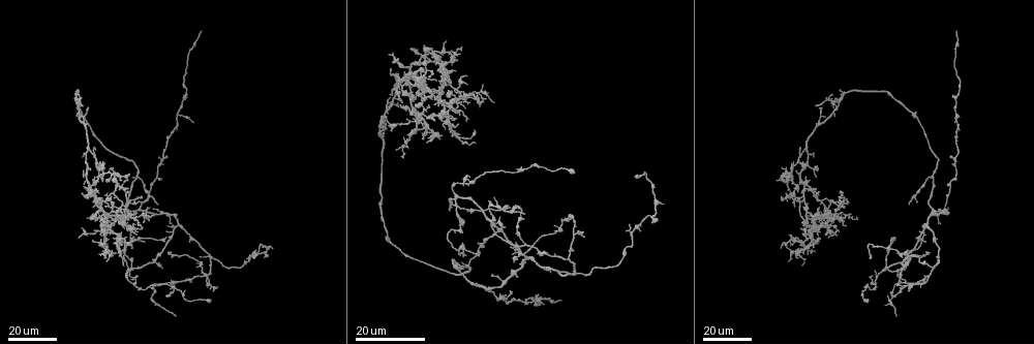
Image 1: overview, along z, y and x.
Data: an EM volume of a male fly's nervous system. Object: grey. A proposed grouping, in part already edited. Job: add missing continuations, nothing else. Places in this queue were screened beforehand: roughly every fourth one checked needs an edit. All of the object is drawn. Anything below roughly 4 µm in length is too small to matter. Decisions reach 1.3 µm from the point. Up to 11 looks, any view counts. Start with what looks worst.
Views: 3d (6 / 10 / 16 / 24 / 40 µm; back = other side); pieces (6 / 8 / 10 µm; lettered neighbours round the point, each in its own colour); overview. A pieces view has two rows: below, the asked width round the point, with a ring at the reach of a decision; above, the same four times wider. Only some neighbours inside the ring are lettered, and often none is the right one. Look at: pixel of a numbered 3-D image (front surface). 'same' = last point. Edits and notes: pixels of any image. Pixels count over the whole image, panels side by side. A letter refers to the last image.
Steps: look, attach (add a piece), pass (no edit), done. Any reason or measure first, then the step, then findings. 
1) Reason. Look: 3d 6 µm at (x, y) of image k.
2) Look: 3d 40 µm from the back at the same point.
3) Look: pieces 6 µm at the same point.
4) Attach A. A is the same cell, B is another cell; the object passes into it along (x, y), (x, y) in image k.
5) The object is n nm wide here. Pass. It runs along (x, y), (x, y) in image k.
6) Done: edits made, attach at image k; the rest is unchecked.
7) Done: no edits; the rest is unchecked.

Look: 3d 16 µm at (957, 32) of image 1.

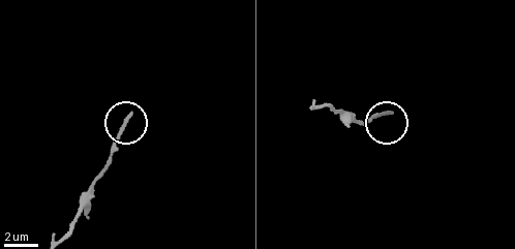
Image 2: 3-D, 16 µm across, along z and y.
Look: pieces 10 µm at (130, 115) of image 2.

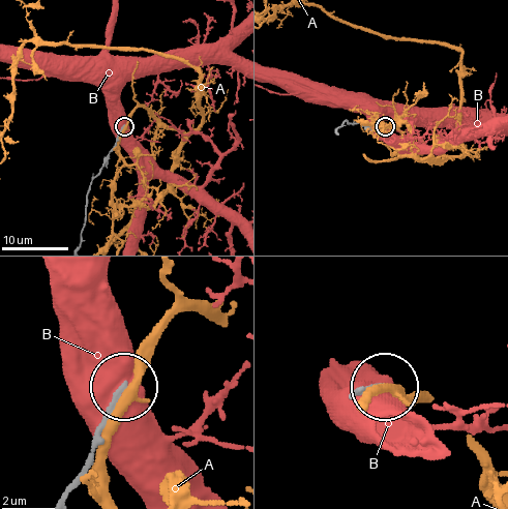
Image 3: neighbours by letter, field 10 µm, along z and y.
The object is 170 nm wide here. Pass. A and B are other cells; it runs along (84, 225), (92, 180), (123, 127) in image 3; no lettered piece goes on from it.

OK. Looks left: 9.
Free end. Look: 3d 16 µm at (81, 104) of image 1.

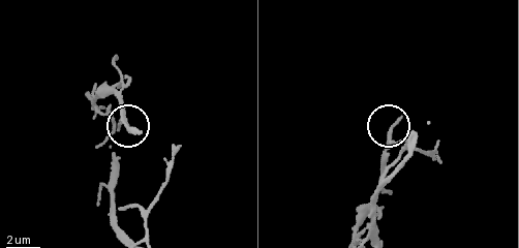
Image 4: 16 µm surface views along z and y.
What lies round it. Look: pieces 10 µm at (139, 134) of image 4.

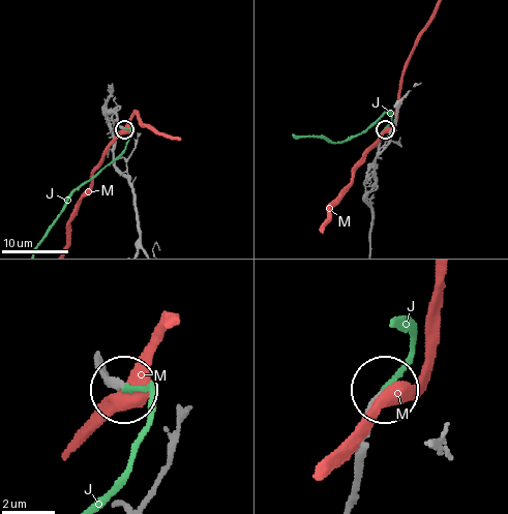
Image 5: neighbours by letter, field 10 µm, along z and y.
The object is 190 nm wide here. Attach J. J is the same cell, M is another cell; the object passes into it along (98, 362), (123, 389), (150, 391), (150, 422), (96, 502) in image 5; the neuron continues.

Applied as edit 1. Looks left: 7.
Look: overview.

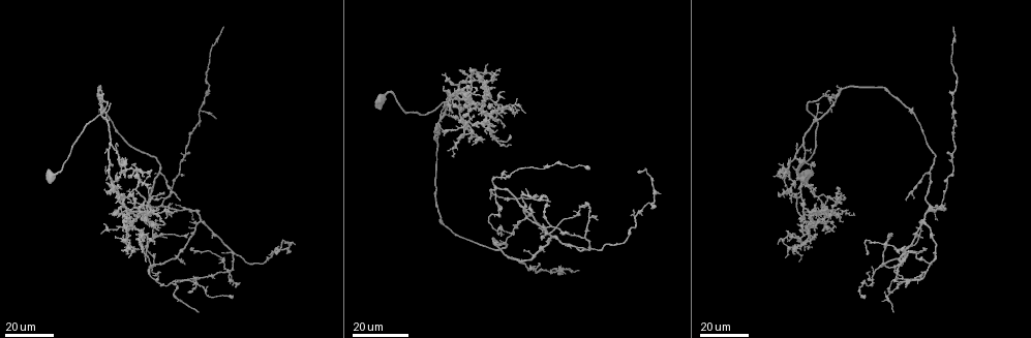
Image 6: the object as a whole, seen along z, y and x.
Branch stops here. Look: 3d 16 µm at (197, 309) of image 6.

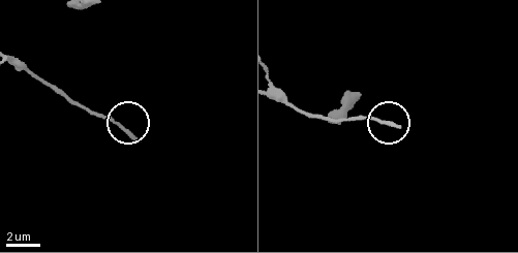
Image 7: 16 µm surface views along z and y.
Look: pieces 10 µm at (139, 139) of image 7.

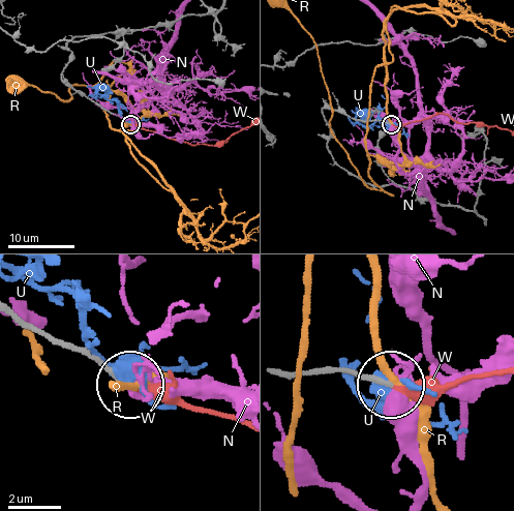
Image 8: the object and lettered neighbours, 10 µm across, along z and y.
Attach W. W is the same cell, N, R and U are other cells; the object passes into it along (324, 371), (355, 371), (401, 385), (455, 385), (502, 371) in image 8; it goes on there.

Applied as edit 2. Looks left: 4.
Look: overview.

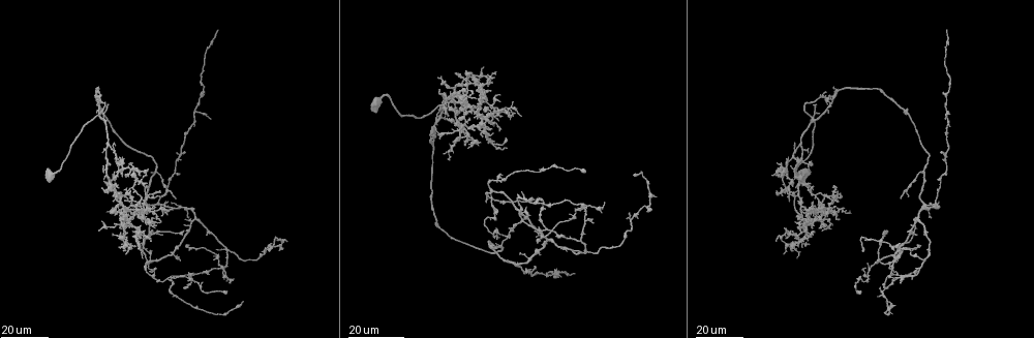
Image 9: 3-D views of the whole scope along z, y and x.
An open end. Look: 3d 16 µm at (479, 146) of image 9.

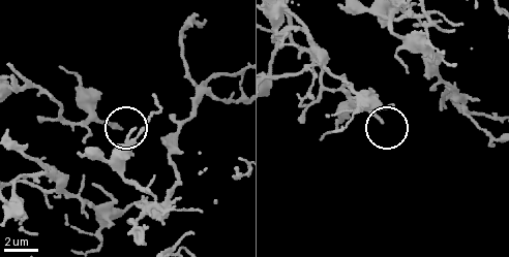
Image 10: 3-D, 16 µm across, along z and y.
Look: pieces 10 µm at (382, 122) of image 10.

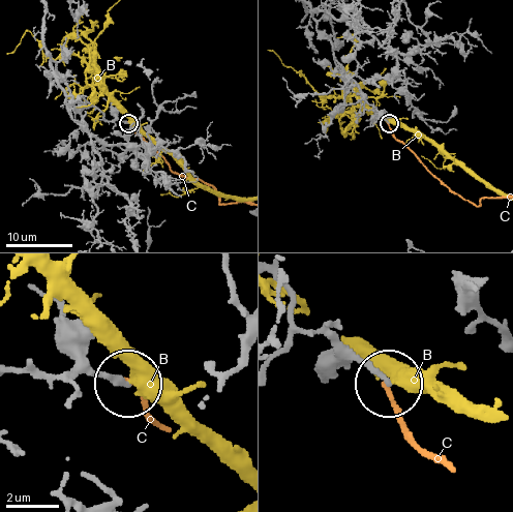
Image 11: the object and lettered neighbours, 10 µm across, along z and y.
Pass. B and C are other cells; it runs along (34, 363), (53, 377), (123, 381) in image 11; no lettered piece goes on from it.

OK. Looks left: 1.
Done: edits made, attach at image 5, attach at image 8; the rest is unchecked.

